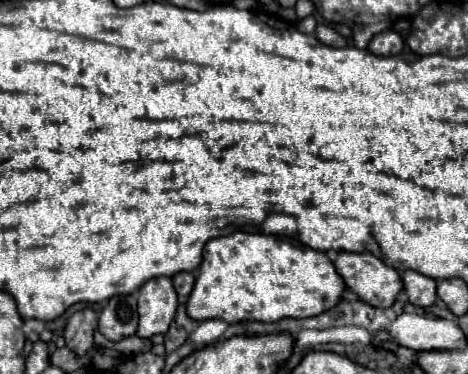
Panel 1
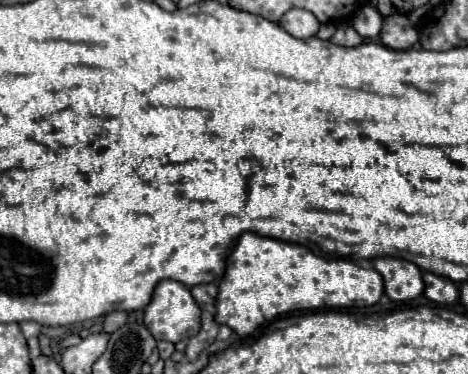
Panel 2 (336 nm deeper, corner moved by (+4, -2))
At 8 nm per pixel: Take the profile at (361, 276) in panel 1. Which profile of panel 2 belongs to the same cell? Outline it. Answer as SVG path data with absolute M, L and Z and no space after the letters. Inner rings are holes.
M376 257L372 259L372 267L382 275L384 293L392 301L416 299L424 291L420 267L406 259Z

